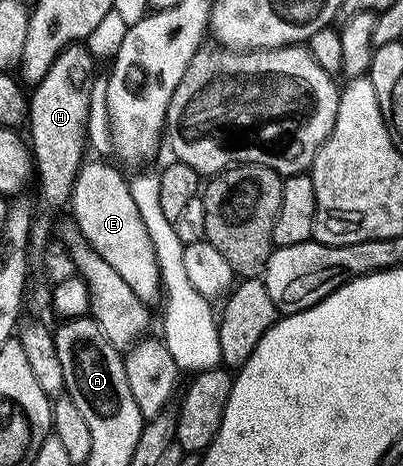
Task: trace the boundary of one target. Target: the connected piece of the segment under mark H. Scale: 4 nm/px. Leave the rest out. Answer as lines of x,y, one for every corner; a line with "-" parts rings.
73,44
60,51
47,74
33,86
29,94
28,145
36,166
36,183
42,187
42,201
50,209
58,209
71,200
74,181
84,164
82,152
88,149
90,88
94,85
96,60
85,44

